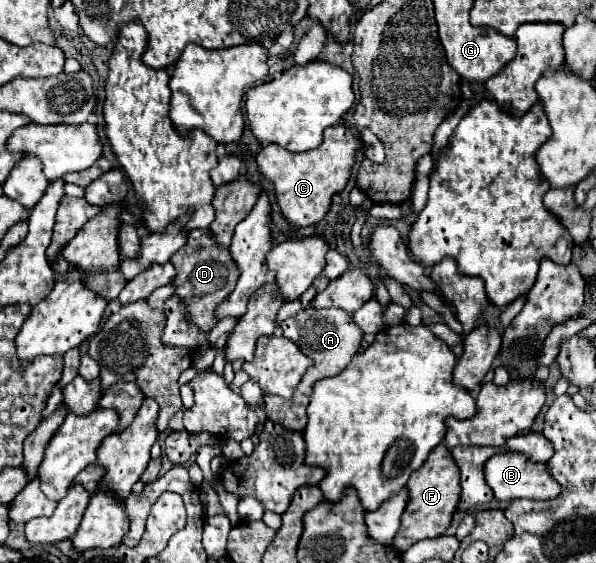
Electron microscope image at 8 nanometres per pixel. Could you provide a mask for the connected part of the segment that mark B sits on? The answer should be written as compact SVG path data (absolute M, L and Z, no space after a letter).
M512 451L492 455L484 465L484 477L486 477L486 483L490 485L496 501L500 501L500 503L510 503L520 497L550 501L550 499L556 499L560 493L558 483L548 475L544 463L532 463L524 455L518 455Z

